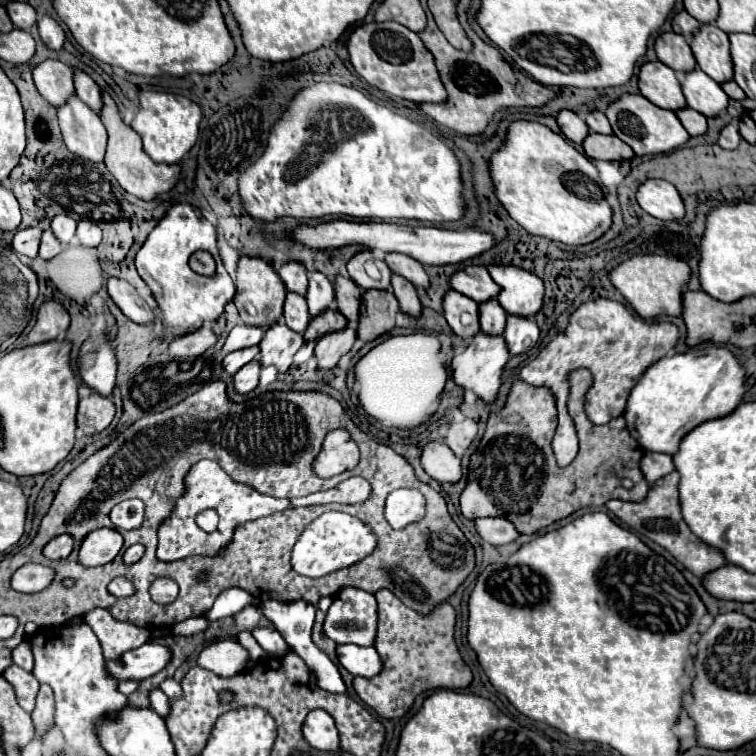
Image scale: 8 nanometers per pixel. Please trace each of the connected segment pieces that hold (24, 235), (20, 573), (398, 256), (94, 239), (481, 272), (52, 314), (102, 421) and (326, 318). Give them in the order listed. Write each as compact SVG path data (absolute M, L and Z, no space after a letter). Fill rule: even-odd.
M30 227L30 229L20 229L14 235L12 247L16 253L26 255L30 259L34 259L38 255L38 247L40 247L40 237L42 237L42 229L38 227Z
M24 565L12 575L12 587L21 593L42 591L54 579L54 571L46 565Z
M386 253L384 261L388 263L388 267L394 273L406 277L410 283L414 283L418 287L428 287L428 275L426 275L426 271L422 269L422 265L416 259L408 257L404 253Z
M82 219L82 221L78 221L76 237L78 237L80 245L84 245L84 247L98 247L100 239L102 239L102 231L100 231L96 221Z
M468 265L460 271L456 271L450 277L450 287L462 295L468 295L476 303L482 303L484 299L492 299L498 295L498 287L488 275L486 267L482 265Z
M46 301L38 309L36 325L26 335L26 345L38 345L38 343L58 339L58 337L62 337L66 333L68 325L70 325L68 311L56 301Z
M92 393L90 397L82 399L78 405L78 417L76 417L78 429L84 435L100 433L110 425L114 413L116 413L116 409L110 399L104 399L102 395Z
M324 311L316 317L312 317L306 333L304 333L304 339L318 339L320 335L326 335L328 331L340 331L348 325L346 317L340 313L340 311Z

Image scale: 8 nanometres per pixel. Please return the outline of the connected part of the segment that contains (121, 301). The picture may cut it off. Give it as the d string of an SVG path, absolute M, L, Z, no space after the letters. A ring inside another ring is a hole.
M110 277L106 281L106 289L108 289L108 295L112 297L112 301L120 307L120 311L128 319L132 319L134 323L154 321L154 311L148 307L148 303L144 299L140 299L136 289L128 281Z

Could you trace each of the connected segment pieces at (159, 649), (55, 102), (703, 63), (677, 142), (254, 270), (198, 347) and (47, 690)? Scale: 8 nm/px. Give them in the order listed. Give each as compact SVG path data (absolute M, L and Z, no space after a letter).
M146 643L136 651L128 651L122 655L120 663L108 663L108 671L116 675L116 679L146 679L158 671L162 671L172 659L172 651L168 645Z
M42 61L40 65L36 65L32 75L38 93L56 109L66 105L68 99L76 93L74 71L60 61Z
M704 23L690 39L696 65L714 81L732 79L732 61L728 59L728 35L714 23Z
M634 93L620 95L616 101L612 101L606 107L604 115L608 117L608 121L612 125L612 133L618 139L622 139L626 145L630 145L636 155L666 153L666 151L682 147L690 139L688 131L682 127L682 123L674 115L674 111L660 109L660 107L656 107L654 103L650 103L642 95L634 95Z
M240 257L238 269L236 269L236 295L234 305L238 307L238 313L246 325L258 325L258 327L270 327L282 317L282 305L286 297L286 287L278 273L272 269L272 265L262 257Z
M200 327L200 331L184 335L184 339L176 339L176 343L170 343L168 353L172 357L198 357L214 343L216 343L214 331L210 327Z
M40 685L40 691L36 695L36 709L32 713L32 719L42 733L52 725L52 715L54 715L54 693L50 685Z

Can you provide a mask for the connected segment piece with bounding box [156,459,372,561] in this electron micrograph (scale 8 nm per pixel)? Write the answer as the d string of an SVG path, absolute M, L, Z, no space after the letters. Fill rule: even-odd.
M204 459L204 461L198 461L190 469L190 473L186 477L186 493L184 493L184 497L180 497L176 501L172 515L158 529L156 557L160 561L176 561L176 559L184 559L184 557L190 557L190 555L216 557L216 555L222 553L222 549L226 549L232 543L232 535L234 535L236 527L240 527L242 523L248 523L248 521L258 519L258 517L272 515L276 511L284 511L288 507L300 507L300 505L302 507L316 505L316 503L348 503L348 505L356 505L356 503L364 503L370 497L370 493L372 493L372 487L364 479L346 479L346 481L338 483L336 487L328 489L328 491L312 493L312 495L306 495L306 497L276 499L276 497L270 497L270 495L264 495L264 493L256 491L250 485L234 481L216 461ZM206 509L216 509L216 513L220 515L218 527L212 533L204 533L196 525L198 513L202 513Z

